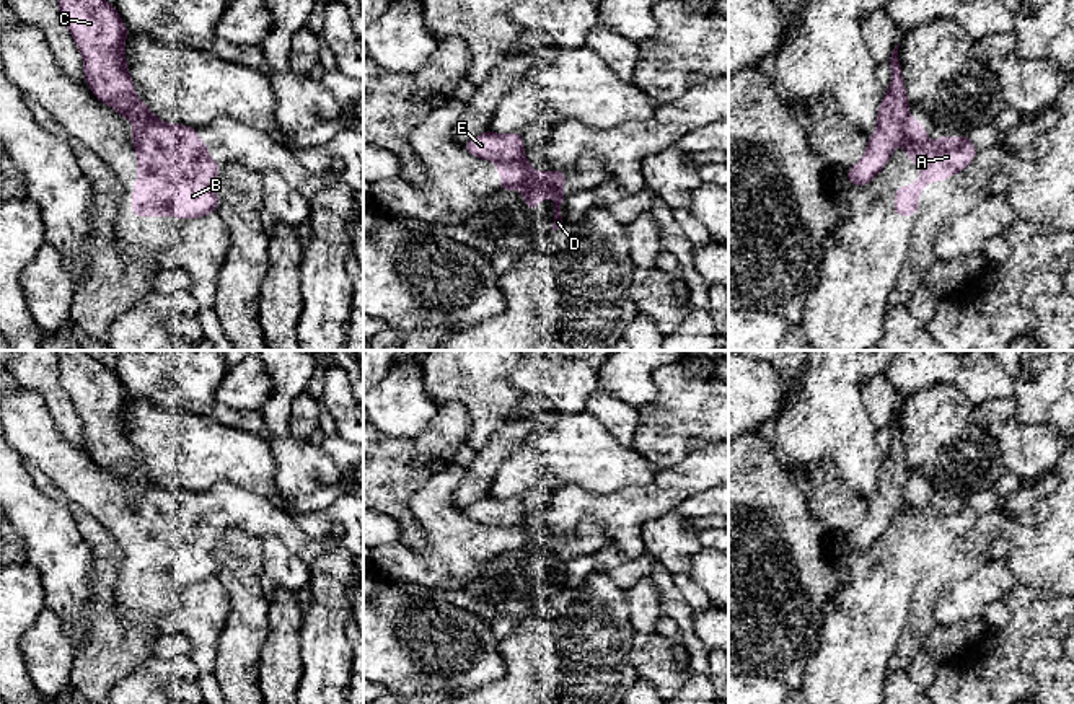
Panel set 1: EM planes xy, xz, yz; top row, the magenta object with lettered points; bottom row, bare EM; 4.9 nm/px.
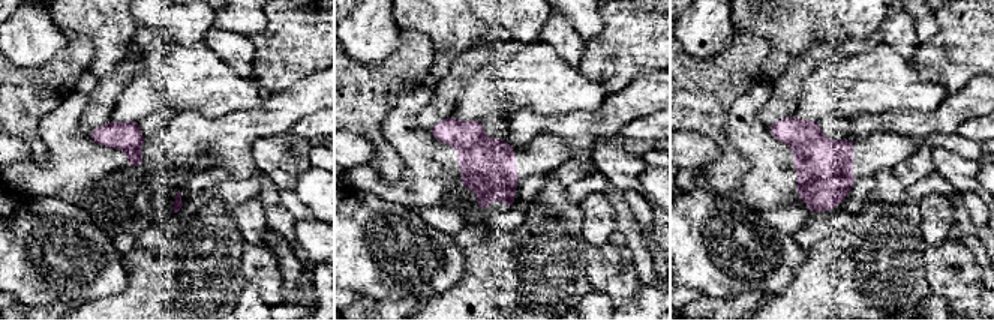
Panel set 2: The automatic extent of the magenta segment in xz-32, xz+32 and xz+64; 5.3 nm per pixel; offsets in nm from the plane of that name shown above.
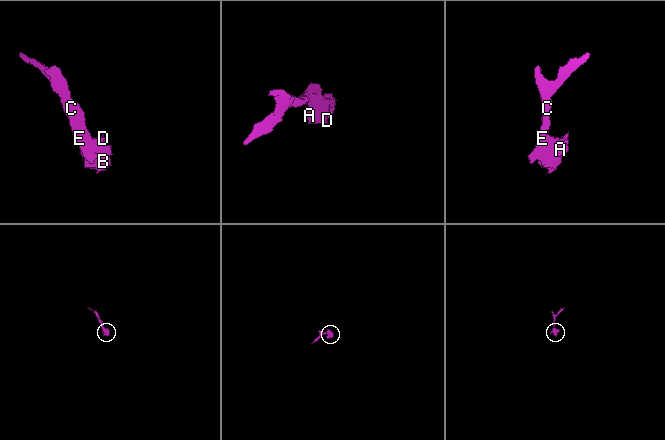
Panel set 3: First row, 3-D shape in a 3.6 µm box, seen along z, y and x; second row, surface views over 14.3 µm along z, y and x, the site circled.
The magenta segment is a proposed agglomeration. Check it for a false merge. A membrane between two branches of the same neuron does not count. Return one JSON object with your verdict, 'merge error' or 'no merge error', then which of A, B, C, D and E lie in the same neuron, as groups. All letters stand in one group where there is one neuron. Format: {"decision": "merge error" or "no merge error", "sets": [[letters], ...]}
{"decision": "merge error", "sets": [["A", "B", "D"], ["C", "E"]]}

